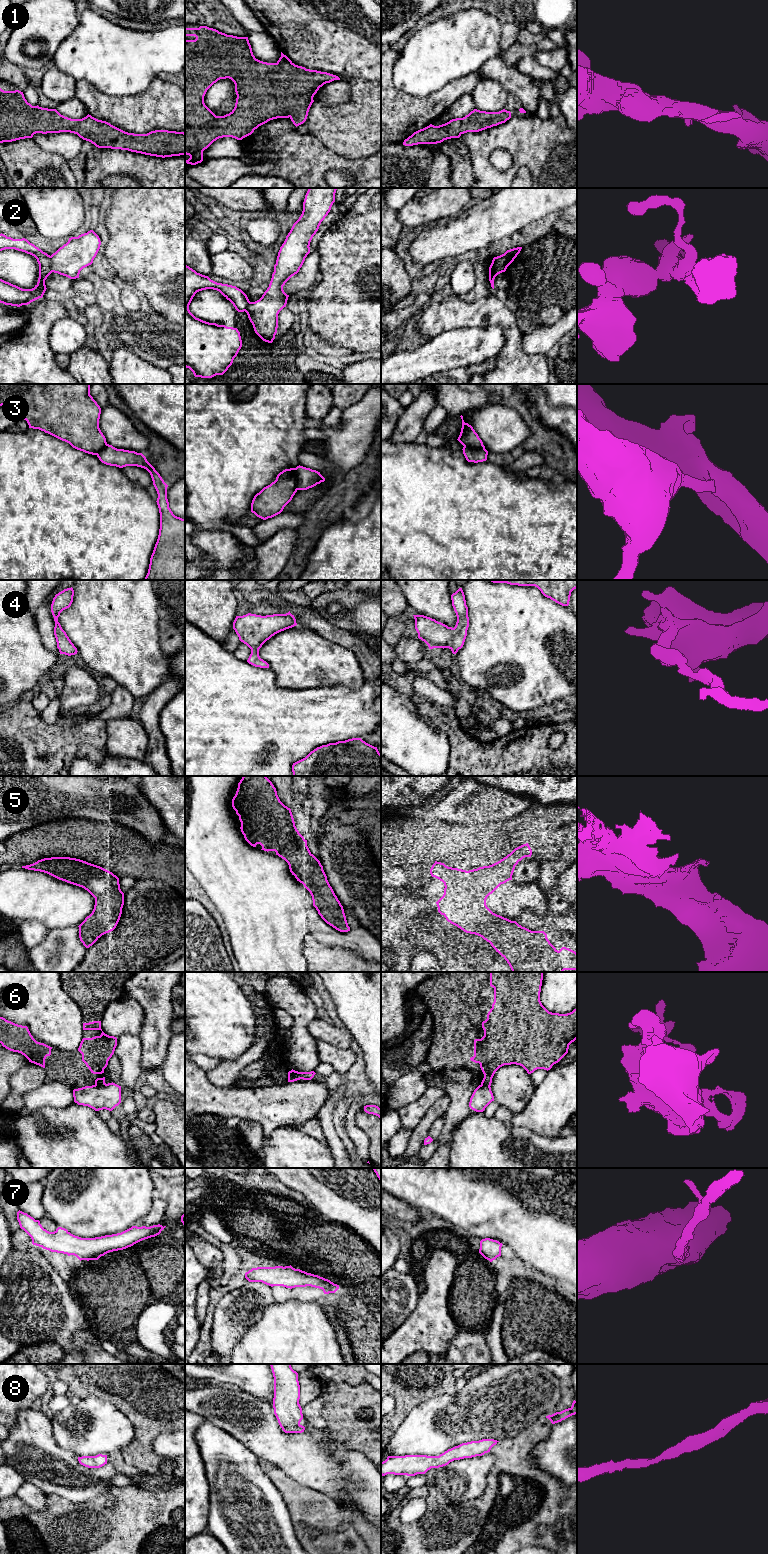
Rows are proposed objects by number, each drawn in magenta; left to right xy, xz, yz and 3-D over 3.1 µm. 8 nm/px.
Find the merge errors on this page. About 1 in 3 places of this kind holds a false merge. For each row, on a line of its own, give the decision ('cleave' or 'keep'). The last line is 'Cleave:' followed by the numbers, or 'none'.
1: keep
2: cleave
3: cleave
4: keep
5: keep
6: cleave
7: keep
8: keep
Cleave: 2, 3, 6

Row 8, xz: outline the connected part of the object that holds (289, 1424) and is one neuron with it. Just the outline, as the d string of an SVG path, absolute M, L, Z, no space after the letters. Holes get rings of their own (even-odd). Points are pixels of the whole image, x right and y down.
M270 1364L274 1377L273 1408L278 1423L285 1433L302 1433L305 1427L300 1424L303 1419L302 1408L299 1404L300 1385L298 1373L291 1364Z

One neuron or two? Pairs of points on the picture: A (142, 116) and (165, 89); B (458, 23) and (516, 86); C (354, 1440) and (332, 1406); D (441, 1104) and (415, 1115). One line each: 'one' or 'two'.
A: one
B: two
C: one
D: two

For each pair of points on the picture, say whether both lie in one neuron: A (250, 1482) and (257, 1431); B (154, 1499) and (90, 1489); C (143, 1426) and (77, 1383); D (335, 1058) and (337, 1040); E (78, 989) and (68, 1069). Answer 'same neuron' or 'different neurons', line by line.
A: different neurons
B: different neurons
C: same neuron
D: different neurons
E: same neuron

